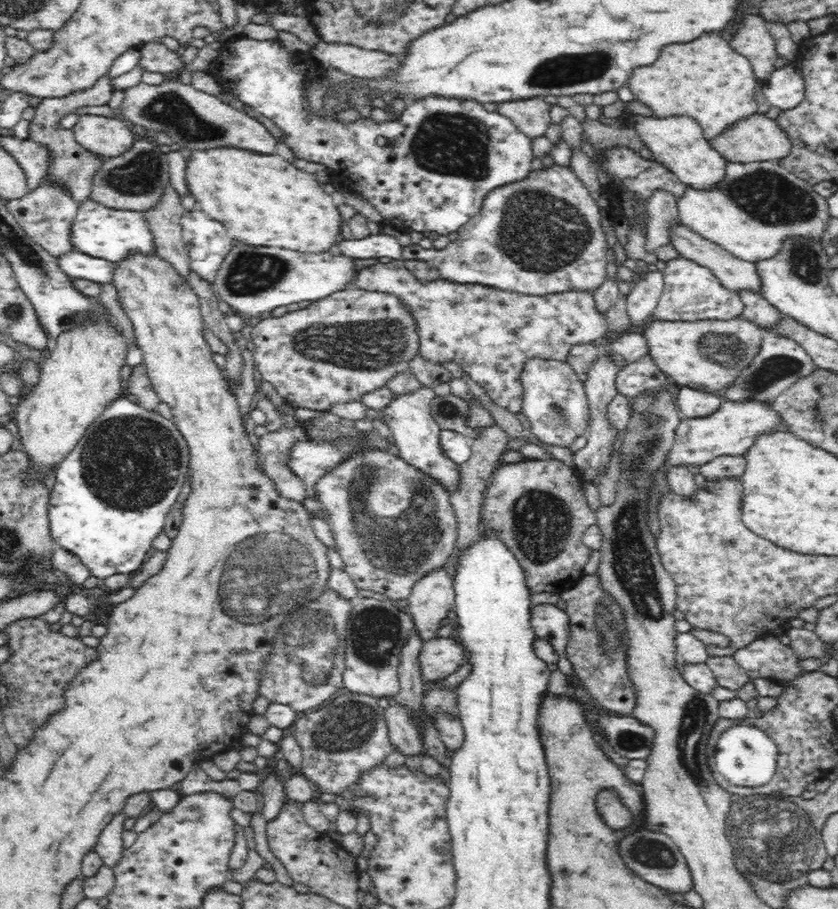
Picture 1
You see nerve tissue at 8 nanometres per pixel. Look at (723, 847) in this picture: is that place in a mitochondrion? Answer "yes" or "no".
yes

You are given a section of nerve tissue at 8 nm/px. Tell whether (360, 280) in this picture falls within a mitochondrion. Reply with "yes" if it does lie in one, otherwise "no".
no

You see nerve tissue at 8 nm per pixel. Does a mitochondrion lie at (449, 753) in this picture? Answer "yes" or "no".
no

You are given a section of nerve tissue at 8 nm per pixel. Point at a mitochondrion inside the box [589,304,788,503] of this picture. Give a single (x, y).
(718, 347)

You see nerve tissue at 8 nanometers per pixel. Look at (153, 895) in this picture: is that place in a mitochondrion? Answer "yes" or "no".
no

